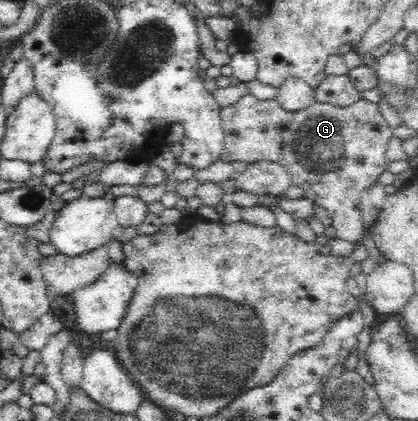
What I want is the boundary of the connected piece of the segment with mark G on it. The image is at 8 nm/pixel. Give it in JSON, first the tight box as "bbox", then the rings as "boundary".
{"bbox":[220,94,393,243],"boundary":[[[247,94],[235,104],[220,110],[220,125],[224,132],[224,146],[220,153],[221,162],[229,164],[242,161],[251,164],[268,161],[281,164],[290,174],[292,184],[302,189],[304,198],[329,212],[337,237],[354,243],[360,242],[365,230],[363,211],[359,203],[360,194],[386,171],[389,164],[386,157],[387,146],[389,146],[389,140],[393,138],[393,129],[383,119],[376,100],[362,96],[344,107],[315,102],[311,106],[293,112],[285,110],[274,99],[263,101],[253,94]]]}

